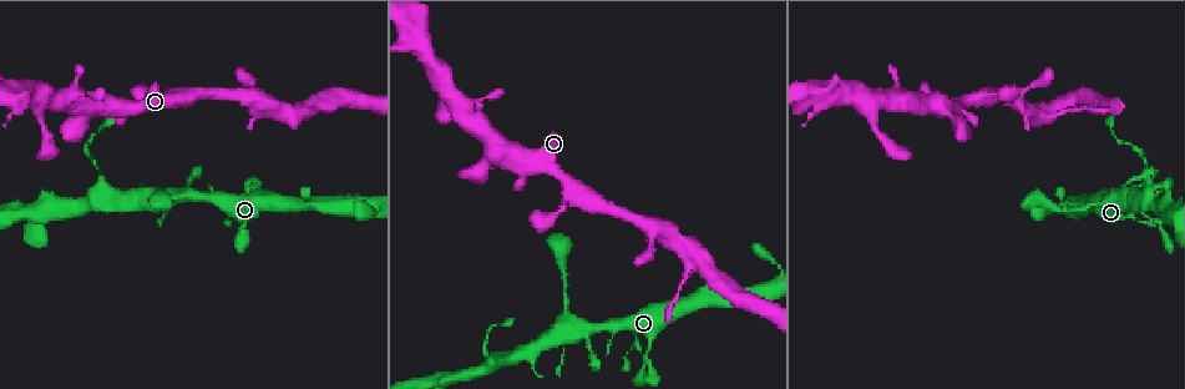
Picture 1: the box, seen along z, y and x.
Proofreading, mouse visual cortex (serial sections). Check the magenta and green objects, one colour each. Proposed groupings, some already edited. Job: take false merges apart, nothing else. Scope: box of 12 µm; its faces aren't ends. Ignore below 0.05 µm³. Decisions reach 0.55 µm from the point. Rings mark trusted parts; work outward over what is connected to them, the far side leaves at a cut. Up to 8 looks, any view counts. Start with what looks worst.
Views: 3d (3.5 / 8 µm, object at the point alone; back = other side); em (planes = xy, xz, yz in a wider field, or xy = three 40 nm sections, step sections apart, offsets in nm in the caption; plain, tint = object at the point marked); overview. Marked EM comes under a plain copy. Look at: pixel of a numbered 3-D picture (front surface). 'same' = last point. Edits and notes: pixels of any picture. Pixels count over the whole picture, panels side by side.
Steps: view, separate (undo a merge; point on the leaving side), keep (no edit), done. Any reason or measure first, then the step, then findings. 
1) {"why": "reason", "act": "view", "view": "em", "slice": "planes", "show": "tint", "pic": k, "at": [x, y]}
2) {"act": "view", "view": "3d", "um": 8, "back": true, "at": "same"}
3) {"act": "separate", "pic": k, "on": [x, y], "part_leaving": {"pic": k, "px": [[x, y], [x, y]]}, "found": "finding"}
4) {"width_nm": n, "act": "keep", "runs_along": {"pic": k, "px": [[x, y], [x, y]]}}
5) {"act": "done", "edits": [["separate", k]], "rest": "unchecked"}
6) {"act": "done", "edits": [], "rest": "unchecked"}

{"act": "view", "view": "3d", "um": 8, "pic": 1, "at": [578, 334]}

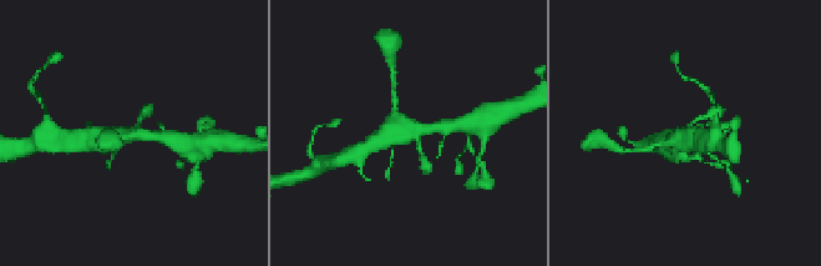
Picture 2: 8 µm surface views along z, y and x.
{"why": "need the tissue", "act": "view", "view": "em", "slice": "planes", "show": "tint", "pic": 2, "at": [129, 135]}

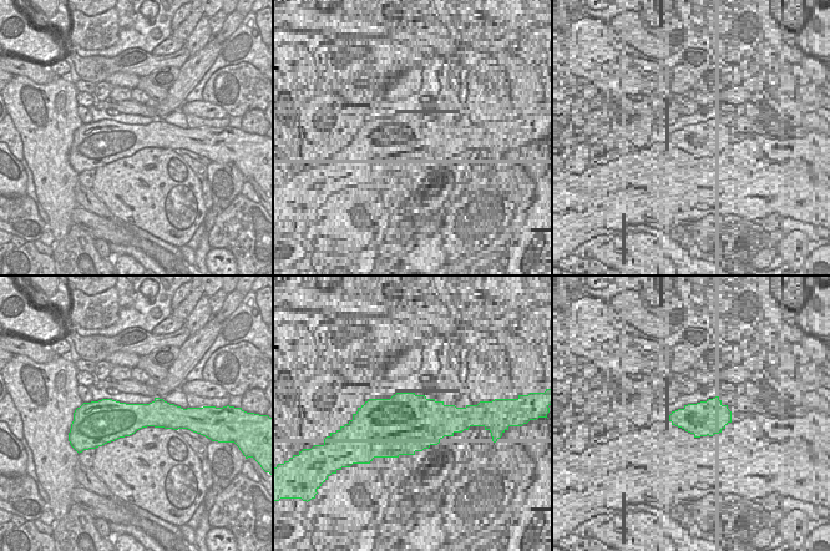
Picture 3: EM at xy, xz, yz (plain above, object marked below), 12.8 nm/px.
{"act": "keep", "found": "one cell here"}

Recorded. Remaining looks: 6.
{"why": "sudden change in width", "act": "view", "view": "3d", "um": 8, "pic": 1, "at": [1148, 198]}

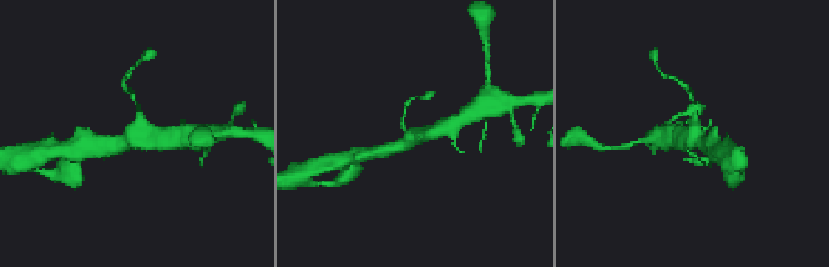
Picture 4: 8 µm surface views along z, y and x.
{"why": "need the tissue", "act": "view", "view": "em", "slice": "xy", "step": 3, "show": "tint", "pic": 4, "at": [421, 139]}

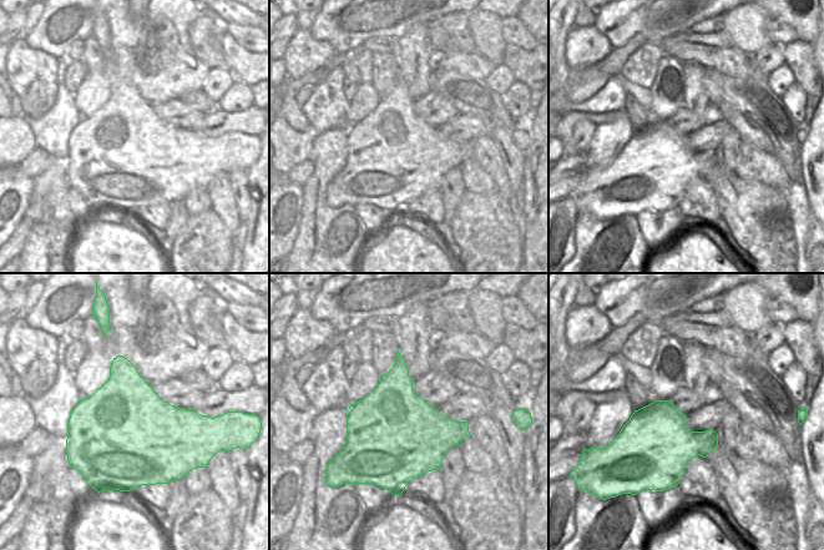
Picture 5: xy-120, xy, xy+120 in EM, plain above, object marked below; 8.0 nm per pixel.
{"arms": 3, "arm_widths_nm": [150, 400, 450], "act": "keep", "runs_along": {"pic": 4, "px": [[454, 124], [388, 150]]}, "found": "all the same cell"}

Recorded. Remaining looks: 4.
{"why": "narrows sharply", "act": "view", "view": "3d", "um": 3.5, "pic": 1, "at": [645, 353]}

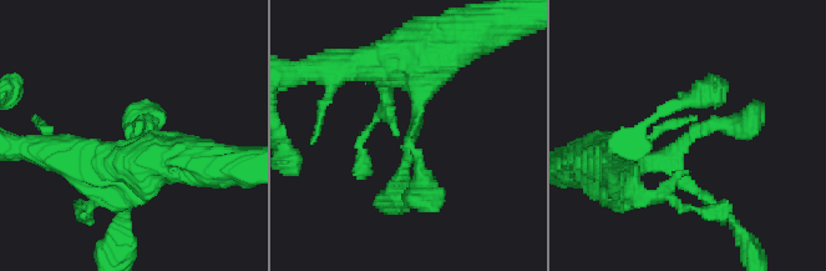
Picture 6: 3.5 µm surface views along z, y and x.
{"arms": 3, "arm_widths_nm": [150, 300, 300], "why": "now the EM", "act": "view", "view": "em", "slice": "planes", "show": "tint", "pic": 6, "at": [128, 137]}

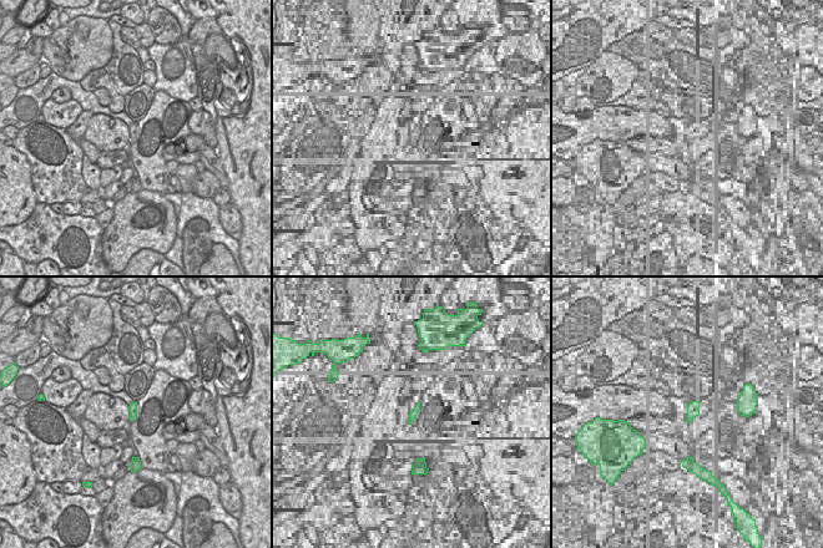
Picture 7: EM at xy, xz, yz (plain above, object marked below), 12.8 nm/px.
{"why": "another direction", "act": "view", "view": "em", "slice": "xy", "step": 2, "show": "tint", "at": "same"}

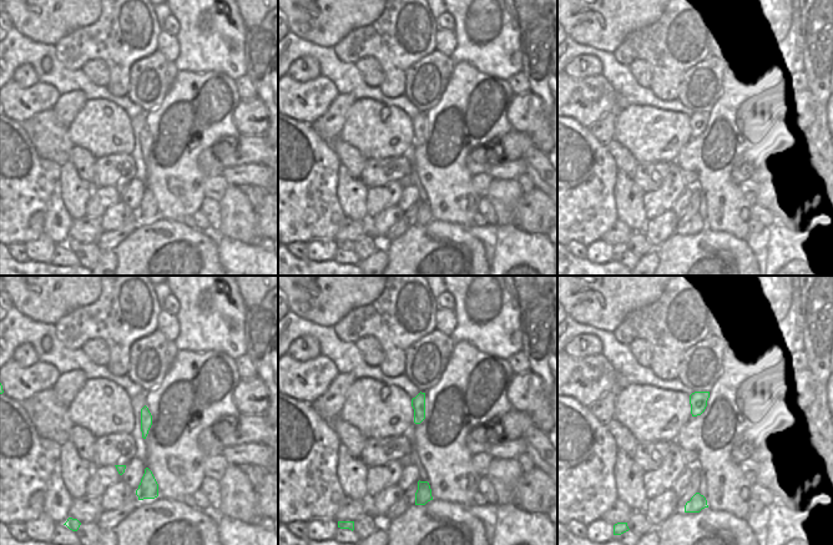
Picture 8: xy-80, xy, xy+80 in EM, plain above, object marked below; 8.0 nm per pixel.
{"act": "keep", "runs_along": {"pic": 6, "px": [[616, 179], [756, 110]]}, "found": "continuous, no second cell"}

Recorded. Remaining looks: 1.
{"act": "done", "edits": [], "rest": "unchecked"}

